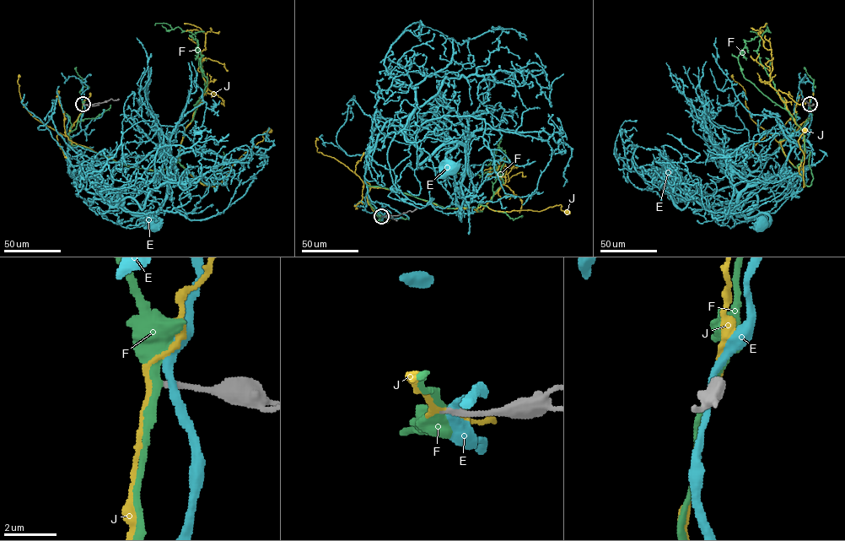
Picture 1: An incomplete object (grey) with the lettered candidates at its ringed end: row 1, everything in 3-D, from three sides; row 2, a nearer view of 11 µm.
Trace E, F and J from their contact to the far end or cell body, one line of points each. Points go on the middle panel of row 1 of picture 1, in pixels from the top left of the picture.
E: (382, 216), (366, 197), (364, 172), (386, 122), (413, 110), (405, 138), (452, 138), (445, 176), (452, 169)
F: (381, 216), (367, 197), (368, 186), (448, 208), (480, 211), (503, 182), (494, 164), (481, 175), (453, 172)
J: (381, 216), (368, 203), (371, 187), (450, 208), (540, 211), (560, 204), (567, 212)

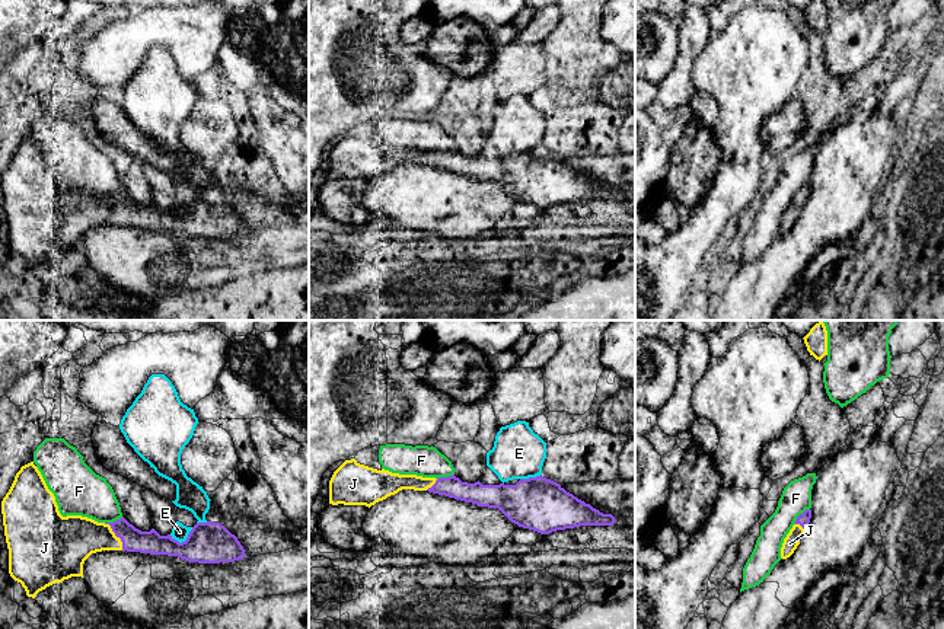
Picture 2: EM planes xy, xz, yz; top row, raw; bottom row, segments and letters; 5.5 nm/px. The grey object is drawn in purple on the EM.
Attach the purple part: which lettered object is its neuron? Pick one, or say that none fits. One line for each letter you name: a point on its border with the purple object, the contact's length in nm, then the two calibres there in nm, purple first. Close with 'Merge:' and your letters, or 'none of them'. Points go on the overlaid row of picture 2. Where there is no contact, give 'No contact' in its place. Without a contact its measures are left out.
J: Touches purple at xy (115, 535). Shared border 190 nm. Thickness 130 nm (purple) against 260 nm
Merge: J

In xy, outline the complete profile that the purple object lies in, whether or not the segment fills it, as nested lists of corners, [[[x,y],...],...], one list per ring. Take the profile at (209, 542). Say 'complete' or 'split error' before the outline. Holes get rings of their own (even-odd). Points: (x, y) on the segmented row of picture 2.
split error; [[[34,462],[20,467],[1,501],[4,536],[9,549],[9,574],[20,582],[28,597],[71,577],[83,578],[84,561],[102,550],[127,550],[150,555],[178,556],[188,562],[220,563],[235,562],[246,556],[243,546],[220,523],[197,523],[185,542],[179,543],[170,534],[160,536],[154,529],[141,531],[124,517],[114,523],[98,523],[82,515],[63,517],[54,494],[48,489]]]

